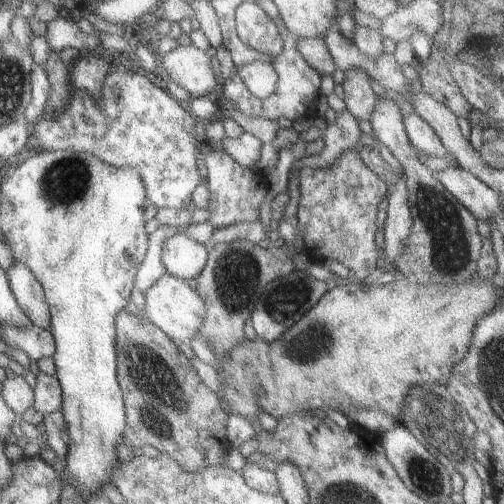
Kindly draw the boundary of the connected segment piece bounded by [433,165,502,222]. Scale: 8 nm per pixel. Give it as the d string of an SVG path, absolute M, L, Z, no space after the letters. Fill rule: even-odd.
M446 166L433 176L454 196L475 218L481 221L500 221L498 194L459 166Z

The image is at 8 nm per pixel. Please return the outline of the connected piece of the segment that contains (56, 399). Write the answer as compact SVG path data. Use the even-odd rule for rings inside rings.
M41 371L37 376L29 377L32 387L32 407L43 416L60 408L60 386L55 375L46 375Z

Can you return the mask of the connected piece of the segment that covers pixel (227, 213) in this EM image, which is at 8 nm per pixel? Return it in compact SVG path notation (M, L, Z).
M203 143L201 145L202 152L202 173L205 177L205 186L208 188L208 203L205 210L209 211L209 219L205 222L210 222L217 230L219 227L226 227L227 225L243 222L243 221L257 221L259 204L263 200L265 191L268 189L267 180L262 177L259 170L253 170L249 167L239 166L225 151L220 148L210 148Z

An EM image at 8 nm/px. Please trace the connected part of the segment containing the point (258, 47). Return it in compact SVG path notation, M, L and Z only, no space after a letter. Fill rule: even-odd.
M245 1L237 6L233 22L243 46L266 55L278 55L281 52L283 42L275 24L253 1Z

